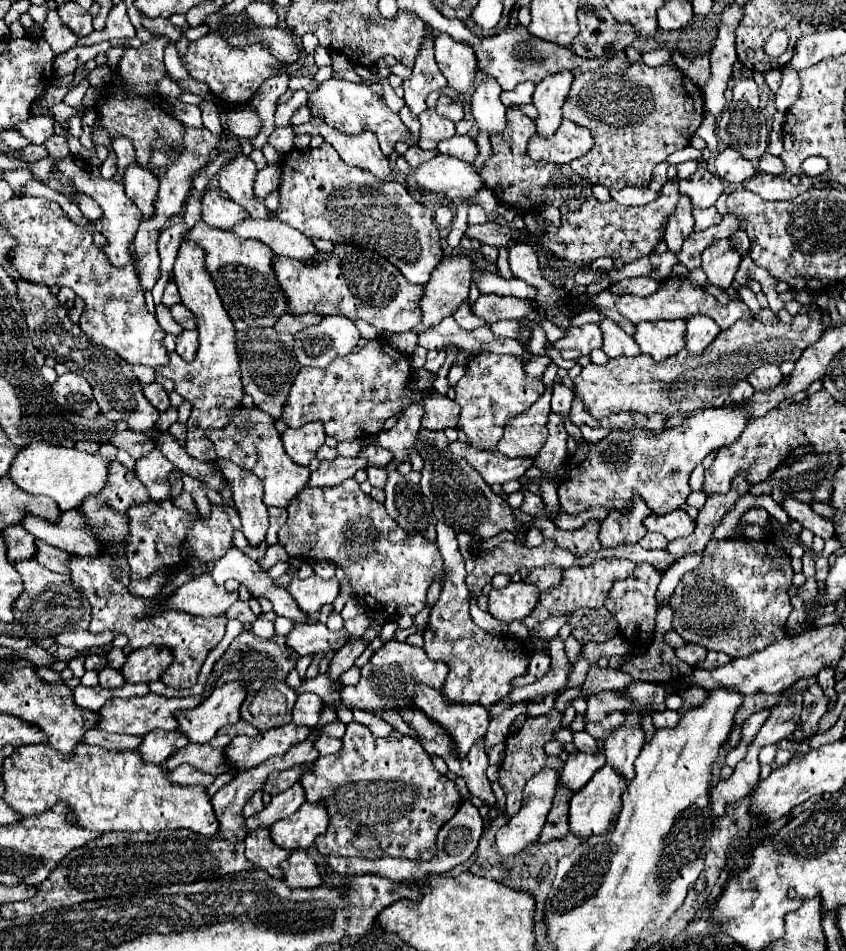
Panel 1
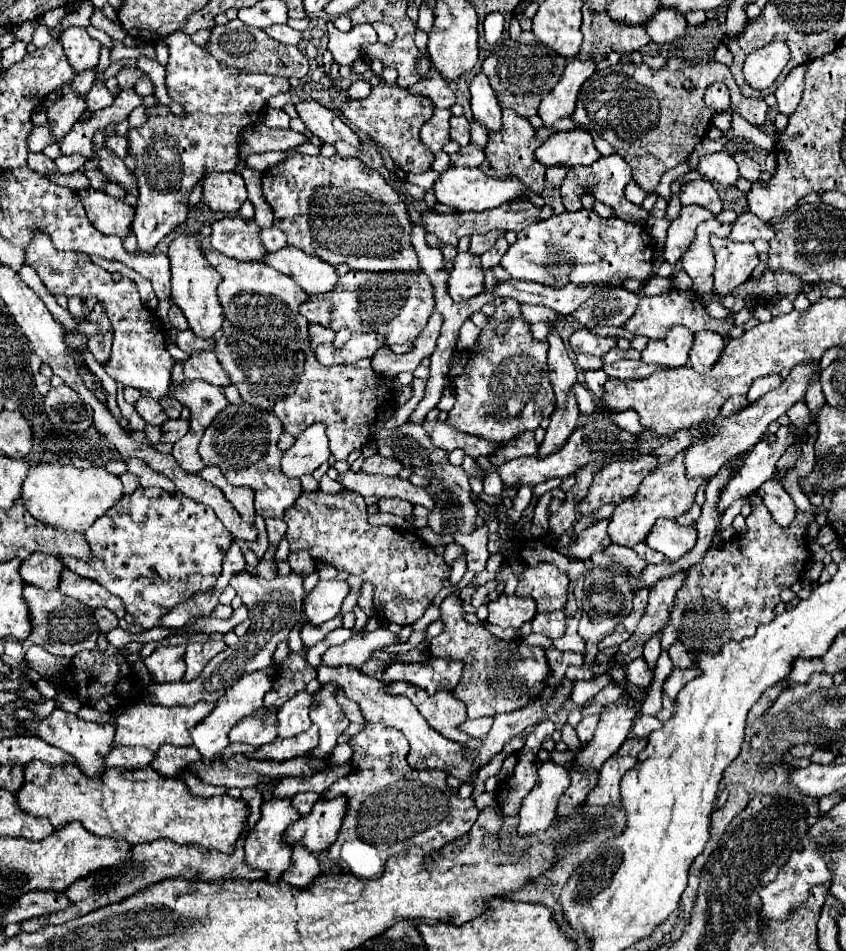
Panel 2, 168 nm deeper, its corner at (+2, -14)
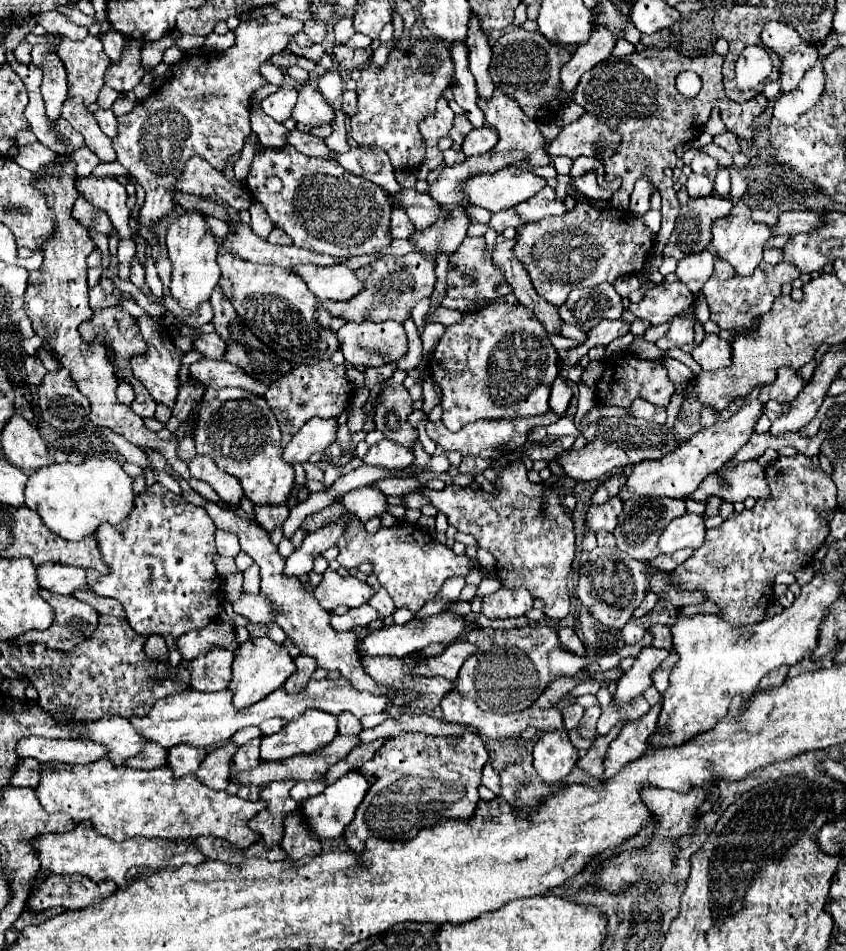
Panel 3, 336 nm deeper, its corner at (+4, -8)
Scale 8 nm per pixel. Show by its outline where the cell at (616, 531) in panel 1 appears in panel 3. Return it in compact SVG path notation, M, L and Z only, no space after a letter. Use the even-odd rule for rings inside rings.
M761 385L745 397L745 405L729 421L719 419L713 427L701 429L685 445L681 445L677 451L673 451L671 455L667 455L659 461L641 461L641 463L633 465L625 485L621 487L621 493L619 493L621 499L629 499L629 497L677 497L677 499L685 499L689 493L693 493L709 473L715 473L719 467L723 467L727 461L731 461L735 457L735 453L753 435L755 423L763 415L763 405L757 397L759 391L761 391Z

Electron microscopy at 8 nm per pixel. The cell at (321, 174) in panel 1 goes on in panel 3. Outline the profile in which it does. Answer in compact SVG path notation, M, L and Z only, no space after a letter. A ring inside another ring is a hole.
M291 145L263 149L253 157L243 187L263 203L273 225L281 227L301 249L349 259L383 251L391 243L389 195L379 185L347 173L335 161L307 157Z

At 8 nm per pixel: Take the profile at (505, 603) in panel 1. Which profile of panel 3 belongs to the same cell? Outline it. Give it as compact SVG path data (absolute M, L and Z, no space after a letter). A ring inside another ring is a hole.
M505 589L487 595L483 599L483 615L489 619L521 617L533 607L533 597L527 589Z

